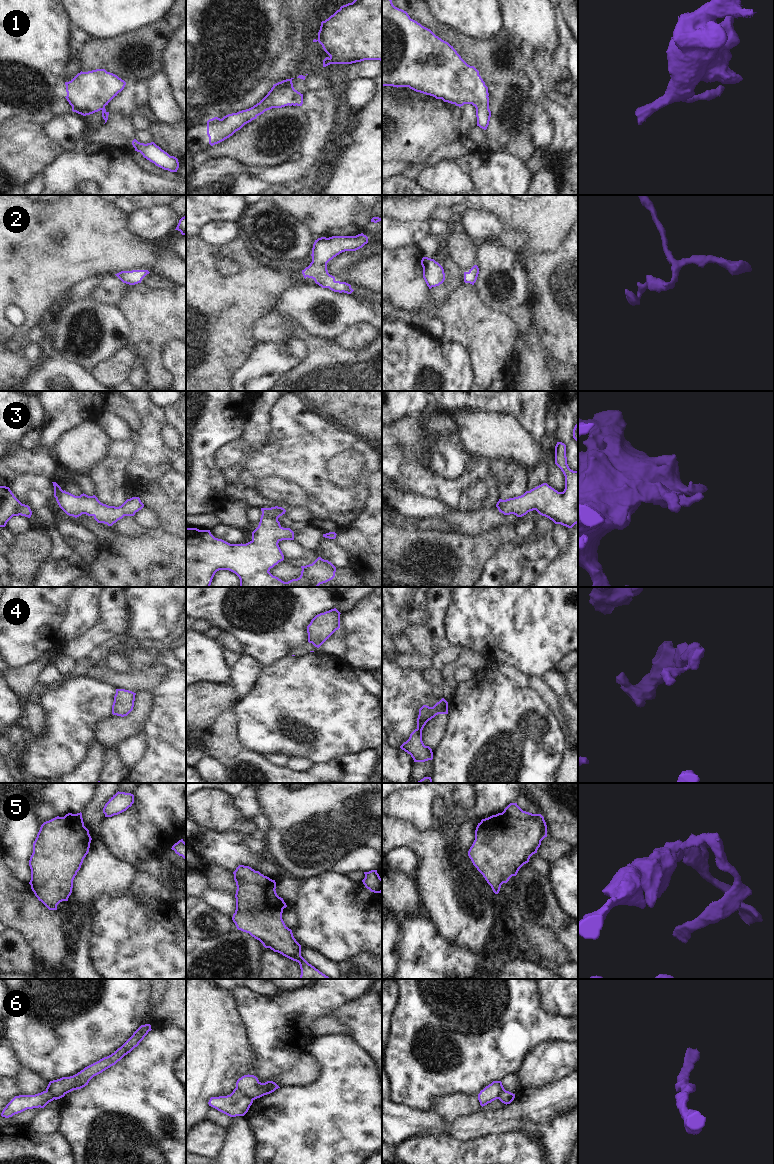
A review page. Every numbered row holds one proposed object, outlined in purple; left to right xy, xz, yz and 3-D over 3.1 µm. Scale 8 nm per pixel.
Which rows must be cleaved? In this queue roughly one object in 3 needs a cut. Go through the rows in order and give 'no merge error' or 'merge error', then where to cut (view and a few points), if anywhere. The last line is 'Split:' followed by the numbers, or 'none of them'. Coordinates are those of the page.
1: no merge error; cut none
2: no merge error; cut none
3: no merge error; cut none
4: merge error; cut yz (447, 707), (438, 713)
5: merge error; cut yz (532, 814), (525, 819), (505, 818), (489, 839), (479, 823)
6: merge error; cut xz (235, 1088), (252, 1100)
Split: 4, 5, 6

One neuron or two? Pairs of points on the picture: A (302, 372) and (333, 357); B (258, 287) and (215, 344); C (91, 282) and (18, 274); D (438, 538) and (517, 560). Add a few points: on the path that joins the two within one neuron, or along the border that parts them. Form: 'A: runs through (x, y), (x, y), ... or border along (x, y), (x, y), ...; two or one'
A: runs through (310, 372), (315, 372), (325, 365); one
B: runs through (244, 301), (215, 330); one
C: border along (102, 274), (84, 278), (77, 285); two
D: border along (516, 543), (503, 543), (488, 560), (482, 574); two

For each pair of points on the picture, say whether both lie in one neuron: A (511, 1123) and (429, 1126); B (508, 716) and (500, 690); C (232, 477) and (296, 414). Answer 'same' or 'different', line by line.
A: same
B: same
C: different

